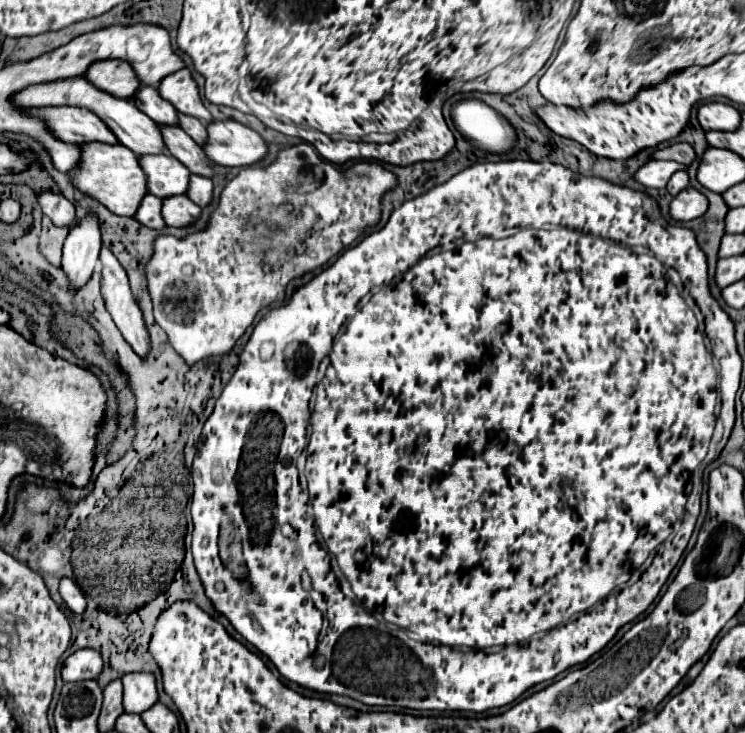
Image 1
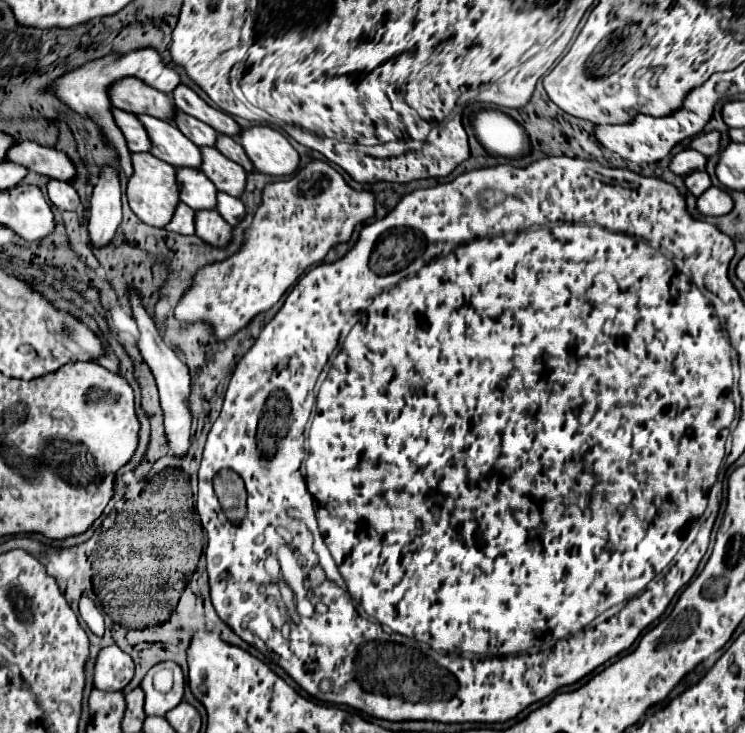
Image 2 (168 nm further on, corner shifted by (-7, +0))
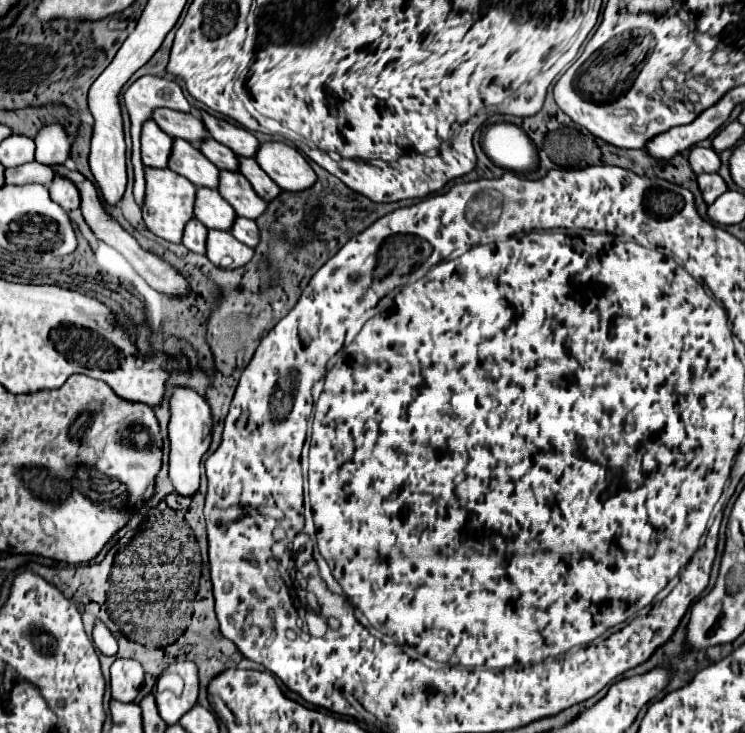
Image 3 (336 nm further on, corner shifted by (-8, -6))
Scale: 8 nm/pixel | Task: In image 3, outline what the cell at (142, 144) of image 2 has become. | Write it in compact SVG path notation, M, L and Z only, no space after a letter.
M144 121L142 125L142 161L146 167L166 167L172 147L172 137L166 135L154 121Z

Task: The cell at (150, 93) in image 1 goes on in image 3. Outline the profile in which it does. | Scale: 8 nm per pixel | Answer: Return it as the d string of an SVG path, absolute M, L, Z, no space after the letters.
M212 137L202 141L202 153L218 167L218 169L230 169L230 171L238 171L238 157L224 147L222 143L214 141Z

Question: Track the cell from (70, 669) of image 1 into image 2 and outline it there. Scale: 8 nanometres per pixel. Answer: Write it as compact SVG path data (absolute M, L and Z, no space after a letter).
M117 645L101 649L95 665L95 687L103 691L123 691L133 679L135 663Z

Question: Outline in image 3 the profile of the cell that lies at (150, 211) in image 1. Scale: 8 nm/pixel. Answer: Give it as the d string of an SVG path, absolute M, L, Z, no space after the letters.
M190 219L184 227L182 243L194 253L206 253L206 227L198 219Z

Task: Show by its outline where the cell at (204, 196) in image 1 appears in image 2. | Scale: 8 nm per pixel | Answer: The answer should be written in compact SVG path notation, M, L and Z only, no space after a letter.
M219 193L217 195L217 211L221 213L221 217L229 223L229 225L233 225L233 227L237 227L239 223L241 223L241 219L245 217L245 205L239 201L239 199L235 199L235 197L231 197L231 195L225 195L225 193Z

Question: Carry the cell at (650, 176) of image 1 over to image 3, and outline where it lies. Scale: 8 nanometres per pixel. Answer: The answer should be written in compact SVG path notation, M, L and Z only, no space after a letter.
M694 147L690 151L688 161L690 161L690 167L692 167L692 171L696 175L700 175L700 173L714 173L714 171L720 169L720 157L708 147Z

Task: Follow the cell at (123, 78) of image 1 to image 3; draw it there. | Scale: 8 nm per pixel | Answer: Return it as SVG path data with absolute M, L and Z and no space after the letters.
M154 109L152 111L154 123L168 135L186 139L190 143L200 143L202 139L208 137L206 127L194 113L184 113L184 111L172 111L172 109Z

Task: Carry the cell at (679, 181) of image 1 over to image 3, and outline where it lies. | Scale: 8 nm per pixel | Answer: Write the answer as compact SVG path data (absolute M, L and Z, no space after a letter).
M702 173L702 175L698 175L698 187L700 187L702 197L704 197L704 201L708 205L728 189L724 179L718 173Z

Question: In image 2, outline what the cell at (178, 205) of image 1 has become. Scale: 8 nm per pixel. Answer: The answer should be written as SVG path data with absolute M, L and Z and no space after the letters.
M197 211L195 213L197 237L213 247L227 247L233 239L231 225L217 211Z

